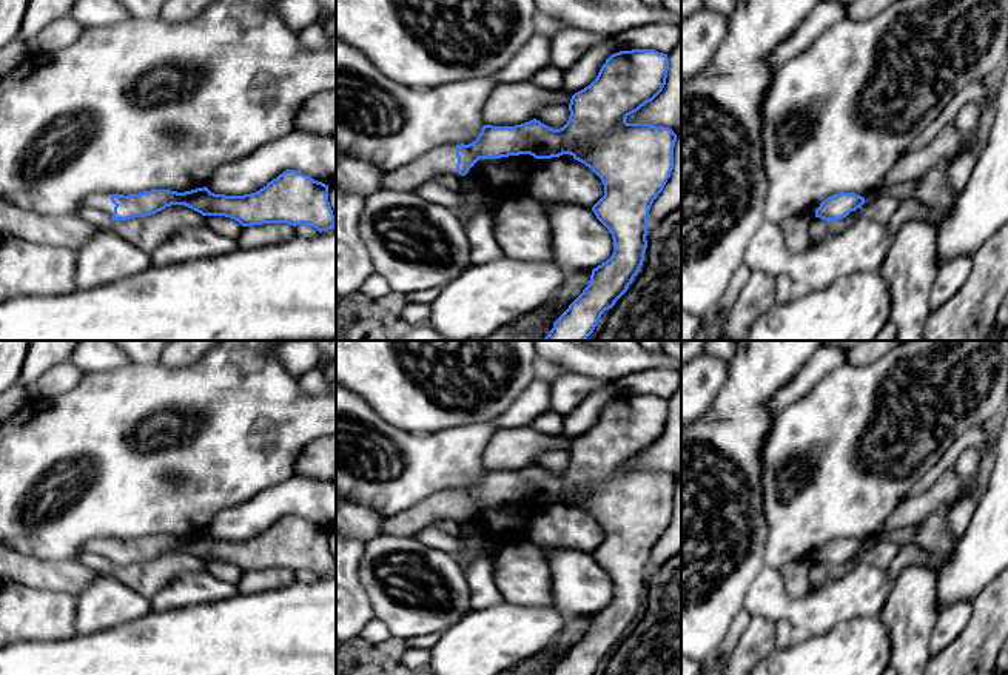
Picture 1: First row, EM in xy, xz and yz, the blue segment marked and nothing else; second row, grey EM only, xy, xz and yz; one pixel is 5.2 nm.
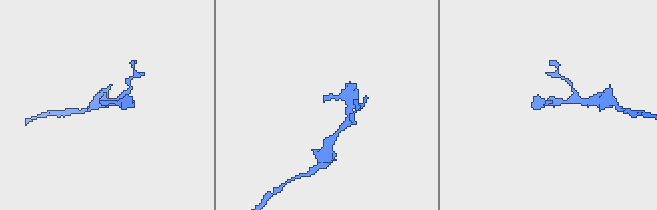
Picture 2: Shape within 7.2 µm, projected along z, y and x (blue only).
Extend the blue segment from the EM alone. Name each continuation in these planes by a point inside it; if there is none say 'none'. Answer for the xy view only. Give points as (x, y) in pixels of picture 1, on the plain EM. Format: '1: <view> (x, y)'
1: xy (102, 546)

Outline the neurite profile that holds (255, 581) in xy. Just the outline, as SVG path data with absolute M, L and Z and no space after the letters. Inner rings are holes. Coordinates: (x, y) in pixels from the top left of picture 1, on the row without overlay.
M264 569L242 572L242 578L237 584L237 590L242 595L270 592L274 589L284 589L296 583L296 575L290 569Z

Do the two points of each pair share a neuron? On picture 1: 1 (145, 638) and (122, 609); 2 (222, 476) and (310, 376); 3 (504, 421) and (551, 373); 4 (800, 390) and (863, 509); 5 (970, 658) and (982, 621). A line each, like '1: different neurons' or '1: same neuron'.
1: different neurons
2: different neurons
3: same neuron
4: different neurons
5: same neuron

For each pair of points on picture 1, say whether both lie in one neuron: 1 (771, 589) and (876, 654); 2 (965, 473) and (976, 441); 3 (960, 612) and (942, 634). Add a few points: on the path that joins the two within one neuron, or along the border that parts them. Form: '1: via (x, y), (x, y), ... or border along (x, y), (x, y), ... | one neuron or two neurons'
1: border along (866, 615), (842, 620), (814, 637) | two neurons
2: border along (977, 447), (967, 447), (953, 466) | two neurons
3: via (956, 617), (947, 629) | one neuron

